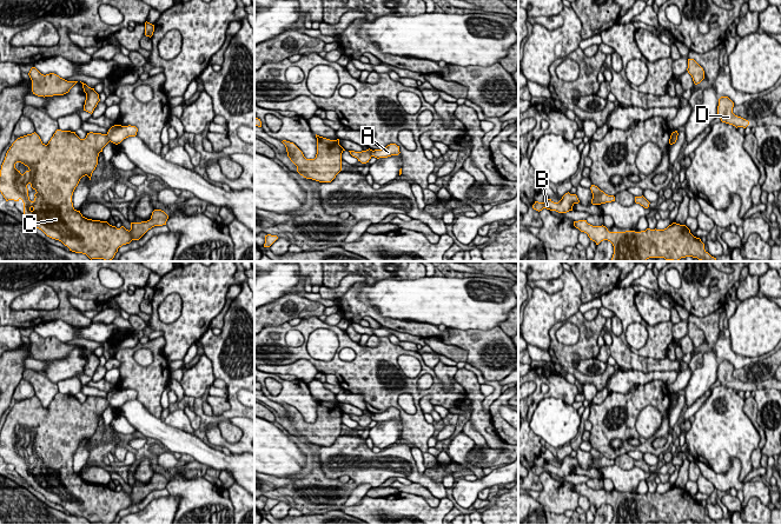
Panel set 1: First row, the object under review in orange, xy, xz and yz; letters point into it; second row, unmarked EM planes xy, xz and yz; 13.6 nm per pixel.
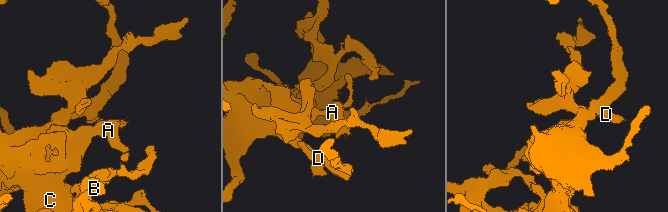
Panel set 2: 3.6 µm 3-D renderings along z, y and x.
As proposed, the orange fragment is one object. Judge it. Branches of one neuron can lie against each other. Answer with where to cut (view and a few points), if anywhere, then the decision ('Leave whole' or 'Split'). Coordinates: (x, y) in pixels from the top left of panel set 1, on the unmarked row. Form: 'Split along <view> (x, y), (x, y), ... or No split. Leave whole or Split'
Split along xy (106, 398), (110, 404). Split

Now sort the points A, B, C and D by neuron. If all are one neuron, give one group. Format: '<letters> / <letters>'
A / B C D

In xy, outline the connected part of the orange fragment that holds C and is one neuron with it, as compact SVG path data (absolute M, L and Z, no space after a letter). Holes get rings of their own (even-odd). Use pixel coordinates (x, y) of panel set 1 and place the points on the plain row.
M57 393L47 408L34 396L18 401L6 417L0 433L0 456L6 463L24 466L25 484L41 493L47 500L61 505L70 514L86 518L92 523L111 525L118 512L139 504L154 490L166 489L168 479L161 473L154 473L151 483L141 486L131 486L131 493L124 490L117 492L107 485L85 481L80 474L73 471L72 459L80 443L87 439L91 444L92 437L98 428L99 417L110 406L107 398L87 397L80 403L75 396ZM21 426L28 433L21 438L15 427ZM27 448L37 456L34 464L28 460Z

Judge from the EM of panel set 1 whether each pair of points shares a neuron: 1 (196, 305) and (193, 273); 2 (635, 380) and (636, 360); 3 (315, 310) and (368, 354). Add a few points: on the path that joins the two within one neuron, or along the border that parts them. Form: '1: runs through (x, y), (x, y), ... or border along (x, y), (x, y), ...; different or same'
1: runs through (196, 297), (196, 281); same
2: border along (630, 369), (644, 372), (664, 371); different
3: border along (313, 314), (316, 317); different

